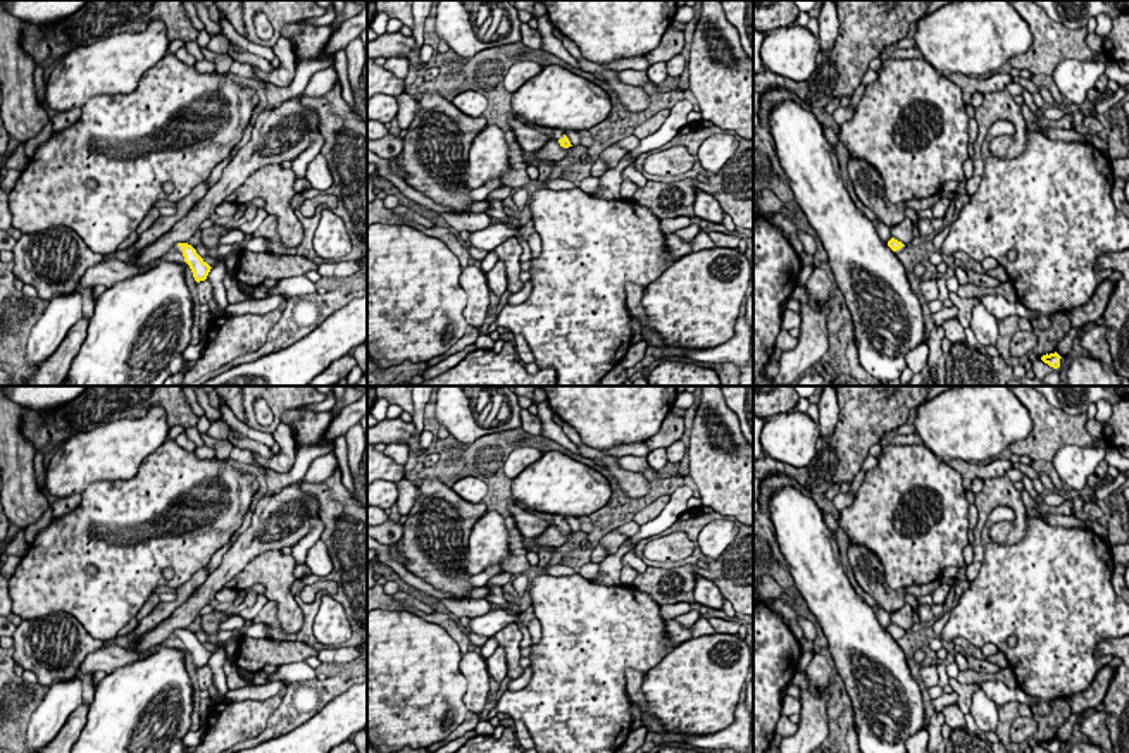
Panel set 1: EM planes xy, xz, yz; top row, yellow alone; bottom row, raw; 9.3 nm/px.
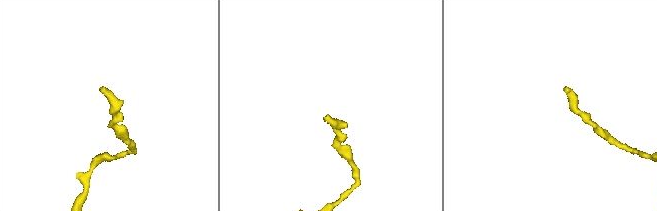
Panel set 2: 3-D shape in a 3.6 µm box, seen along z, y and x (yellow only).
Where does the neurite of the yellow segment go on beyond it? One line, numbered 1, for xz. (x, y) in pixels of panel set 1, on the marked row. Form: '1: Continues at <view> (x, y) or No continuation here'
1: Continues at xz (557, 135)

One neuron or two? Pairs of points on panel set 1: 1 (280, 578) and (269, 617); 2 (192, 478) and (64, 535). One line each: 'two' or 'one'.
1: two
2: one

